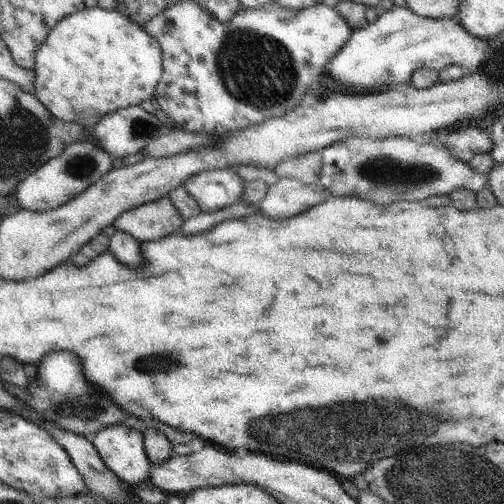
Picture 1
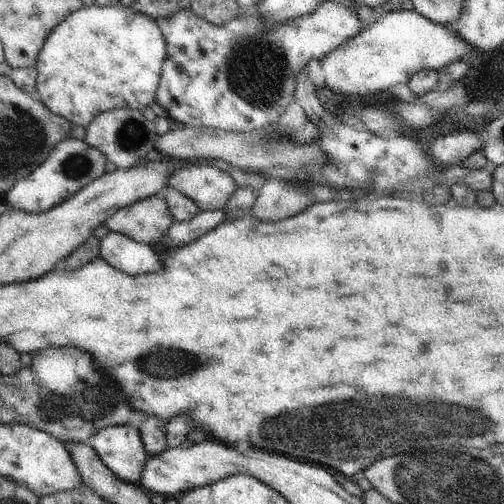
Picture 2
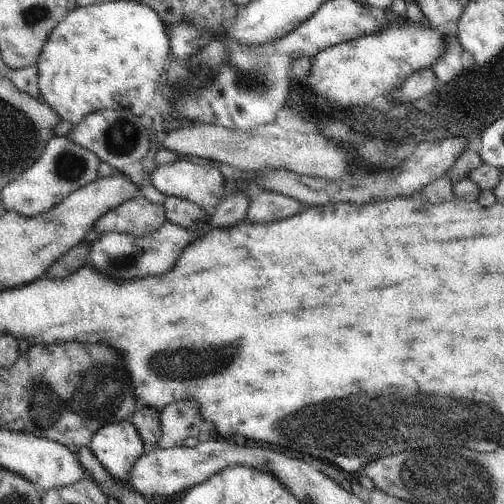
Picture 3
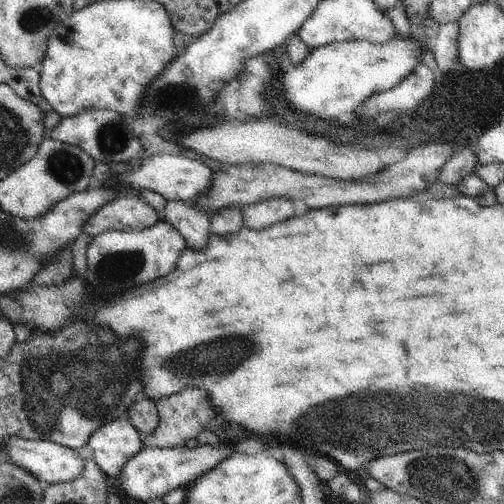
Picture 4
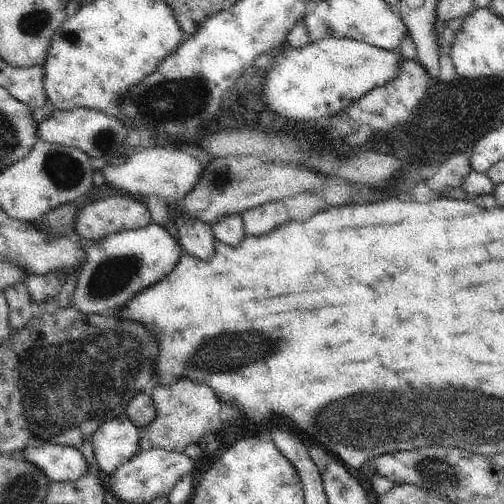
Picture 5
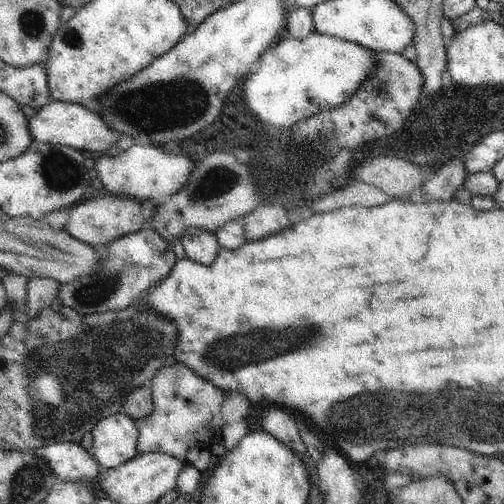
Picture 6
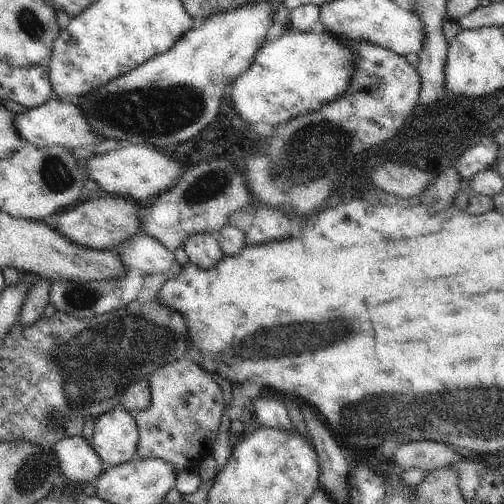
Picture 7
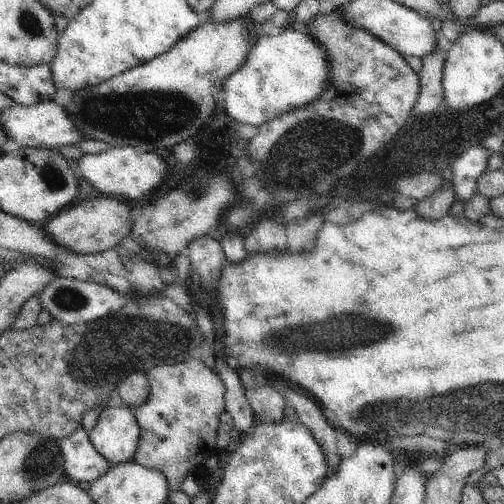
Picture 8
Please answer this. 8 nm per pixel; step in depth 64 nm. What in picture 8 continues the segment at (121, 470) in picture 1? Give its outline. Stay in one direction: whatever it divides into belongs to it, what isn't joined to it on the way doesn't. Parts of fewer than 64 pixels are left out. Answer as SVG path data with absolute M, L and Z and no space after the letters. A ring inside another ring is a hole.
M105 406L97 418L97 424L89 432L89 442L103 458L107 458L107 462L111 462L111 466L119 466L133 460L139 434L141 428L137 426L131 408Z

